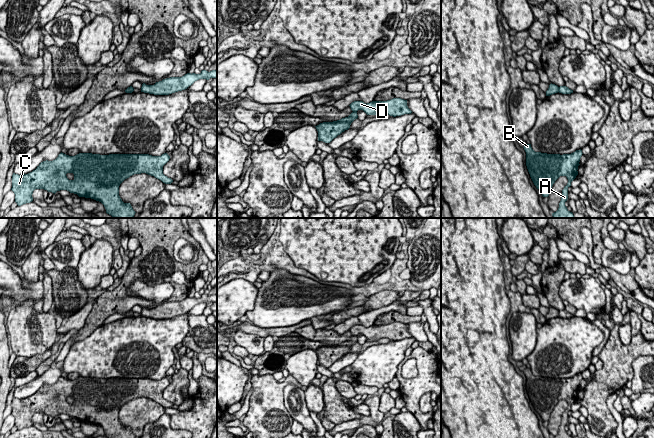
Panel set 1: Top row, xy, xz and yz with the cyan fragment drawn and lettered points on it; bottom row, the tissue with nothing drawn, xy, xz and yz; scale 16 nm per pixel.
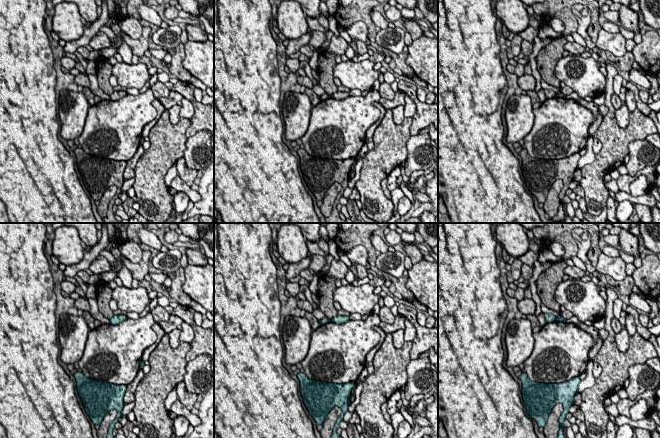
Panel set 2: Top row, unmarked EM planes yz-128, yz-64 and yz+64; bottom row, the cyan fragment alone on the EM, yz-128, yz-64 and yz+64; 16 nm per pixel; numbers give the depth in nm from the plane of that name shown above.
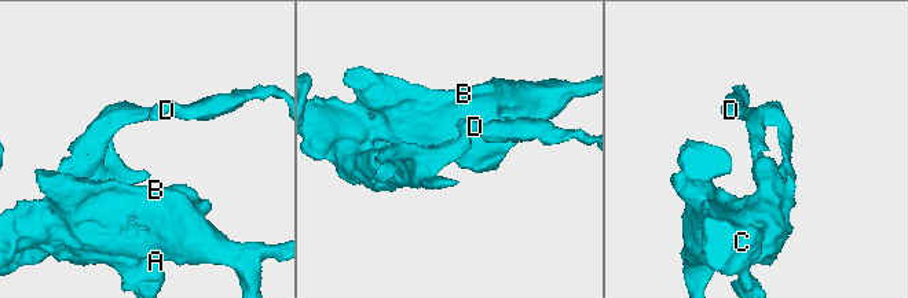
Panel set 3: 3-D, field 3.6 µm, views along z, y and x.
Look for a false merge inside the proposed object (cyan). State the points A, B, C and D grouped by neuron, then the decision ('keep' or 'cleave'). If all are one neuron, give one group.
A B C / D | cleave

